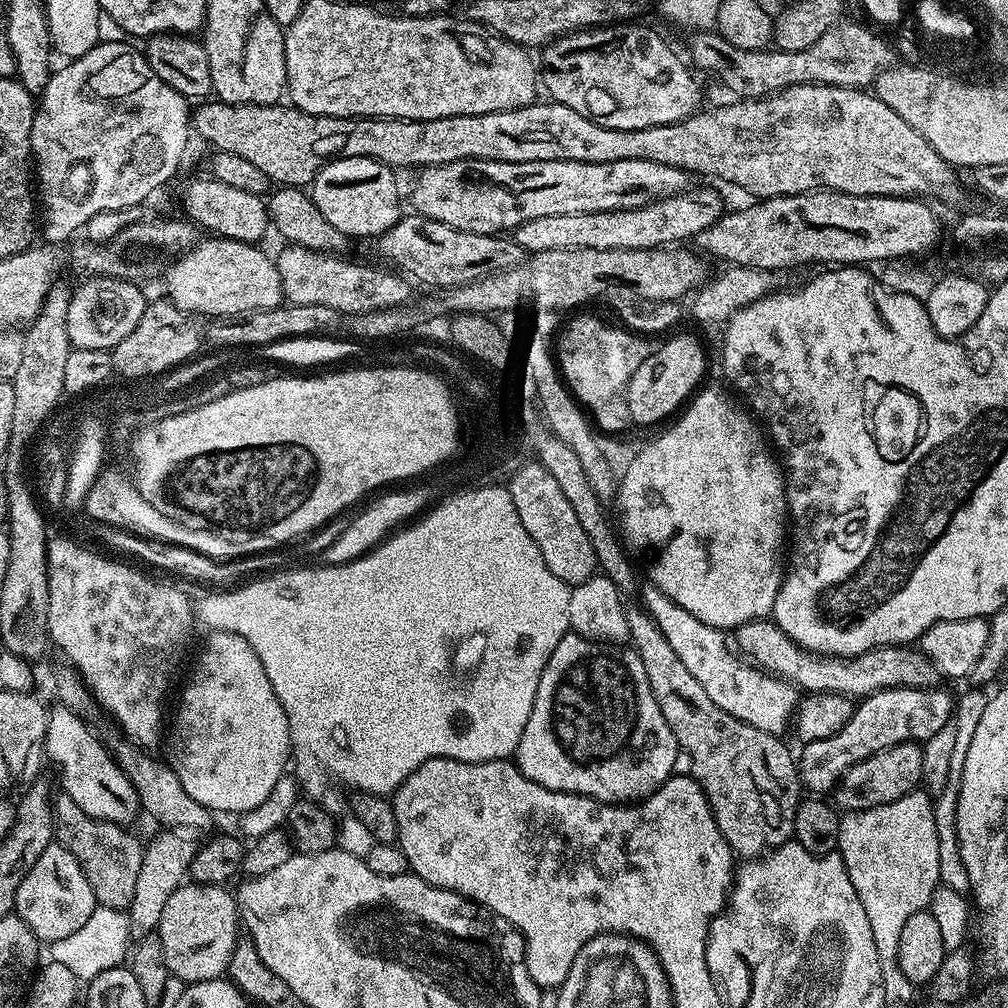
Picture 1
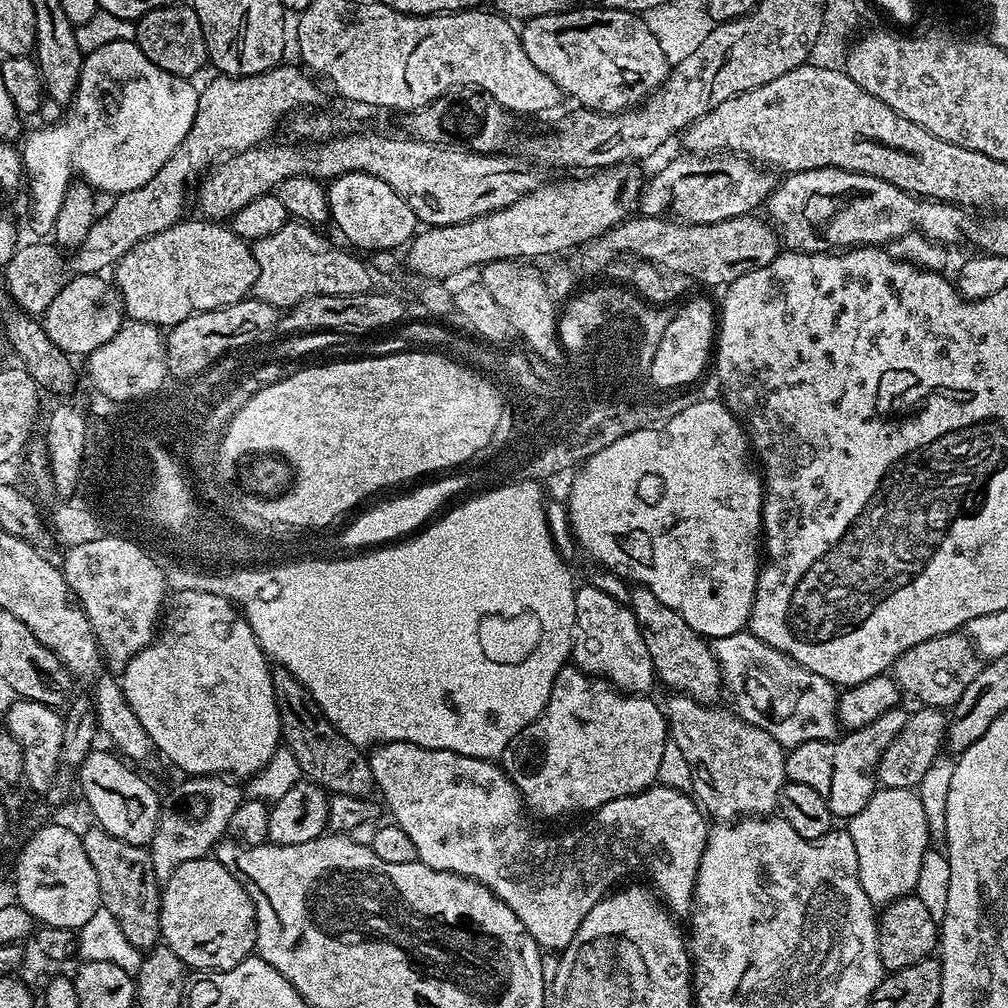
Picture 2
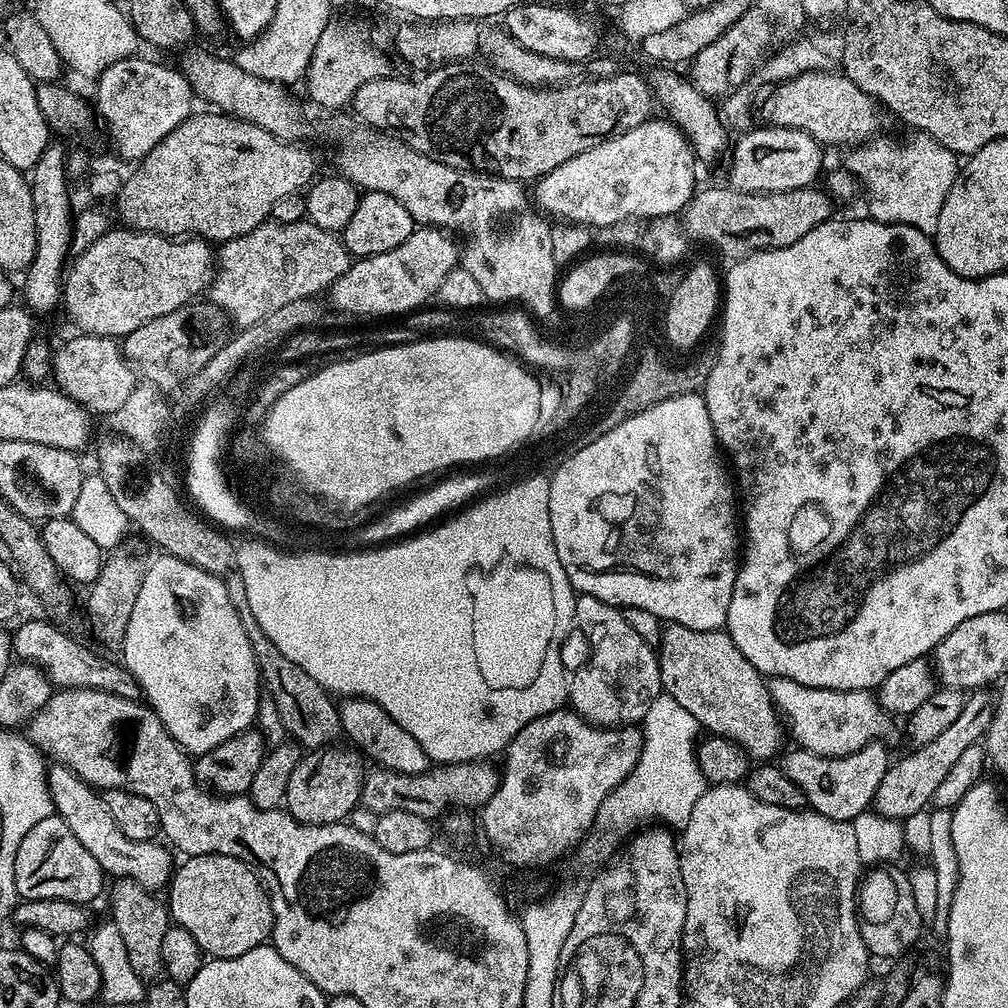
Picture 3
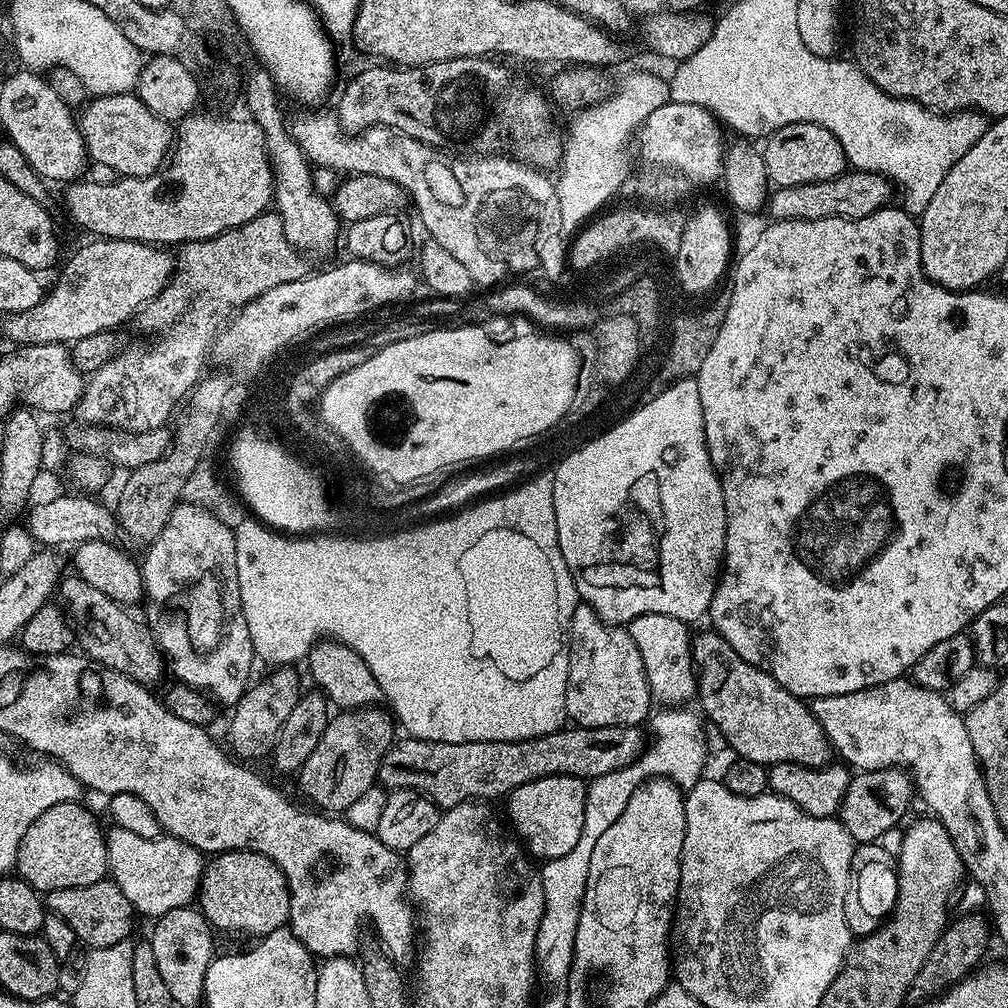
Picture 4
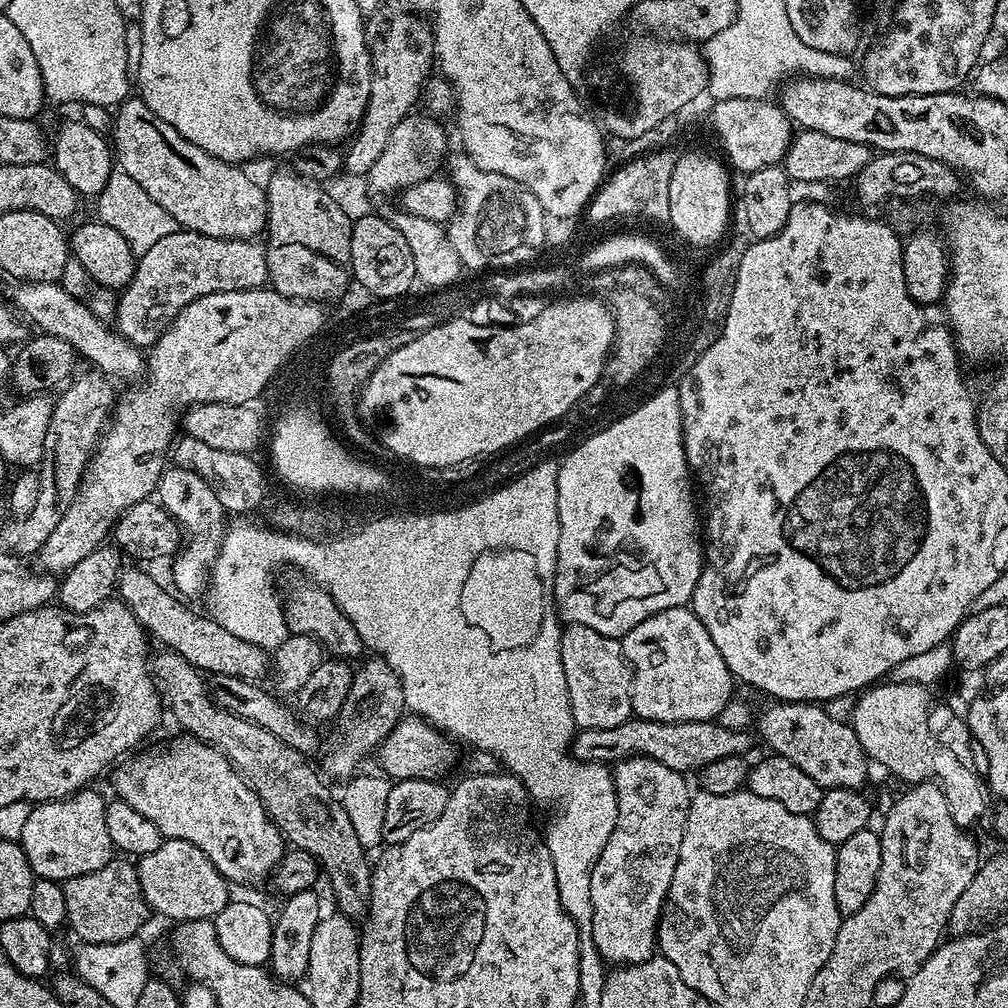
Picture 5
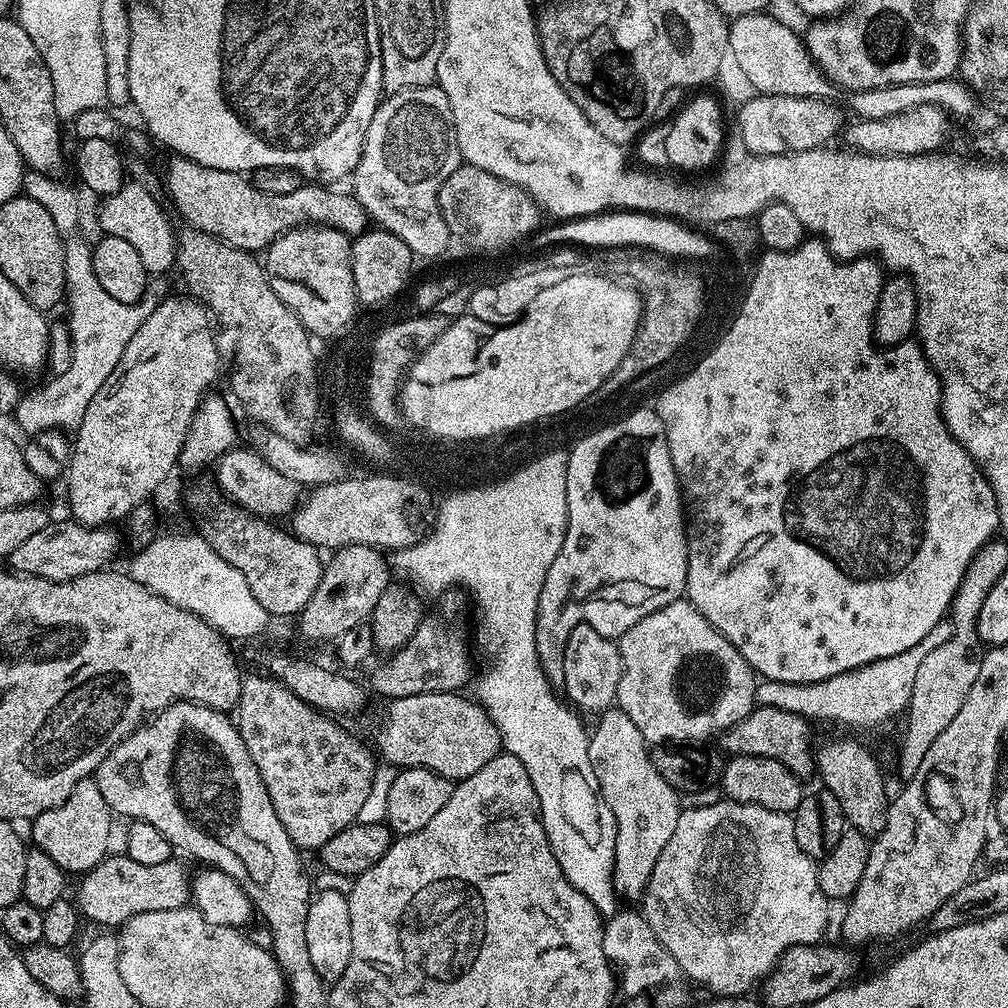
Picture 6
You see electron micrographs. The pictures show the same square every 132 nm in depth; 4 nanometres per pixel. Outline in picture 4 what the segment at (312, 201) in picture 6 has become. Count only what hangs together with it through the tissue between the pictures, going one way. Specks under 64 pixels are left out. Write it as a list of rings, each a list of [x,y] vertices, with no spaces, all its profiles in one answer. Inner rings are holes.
[[[132,92],[89,99],[79,109],[78,123],[88,160],[109,165],[117,177],[151,176],[164,167],[174,143],[173,125],[150,111]]]

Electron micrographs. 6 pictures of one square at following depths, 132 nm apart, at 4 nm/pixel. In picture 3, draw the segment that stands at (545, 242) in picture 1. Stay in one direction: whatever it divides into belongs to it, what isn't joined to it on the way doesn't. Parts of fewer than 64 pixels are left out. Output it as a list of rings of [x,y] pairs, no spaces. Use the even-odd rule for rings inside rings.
[[[759,126],[748,132],[732,152],[727,183],[737,192],[785,192],[810,188],[817,183],[825,149],[810,134],[793,128]]]

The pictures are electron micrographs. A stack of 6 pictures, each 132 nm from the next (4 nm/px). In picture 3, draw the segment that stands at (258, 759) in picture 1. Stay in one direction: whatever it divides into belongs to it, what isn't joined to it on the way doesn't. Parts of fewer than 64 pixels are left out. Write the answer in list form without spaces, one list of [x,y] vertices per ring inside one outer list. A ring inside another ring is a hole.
[[[167,554],[158,555],[156,561],[149,563],[144,570],[142,590],[138,590],[138,599],[134,602],[134,610],[130,610],[130,622],[126,622],[126,634],[122,645],[122,663],[128,669],[130,675],[138,682],[143,699],[149,708],[155,712],[156,717],[166,726],[166,730],[178,742],[178,746],[193,757],[205,756],[214,751],[222,742],[234,738],[240,732],[249,731],[257,723],[256,711],[260,709],[260,697],[262,695],[262,681],[260,671],[254,658],[254,650],[250,646],[250,638],[246,638],[244,620],[234,610],[233,603],[227,594],[227,586],[214,573],[207,572],[190,561],[180,560],[176,556]]]

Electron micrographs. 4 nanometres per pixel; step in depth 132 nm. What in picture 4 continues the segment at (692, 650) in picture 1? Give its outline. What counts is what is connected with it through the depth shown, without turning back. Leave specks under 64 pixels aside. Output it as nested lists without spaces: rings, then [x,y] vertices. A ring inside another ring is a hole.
[[[908,678],[863,688],[854,694],[817,696],[810,707],[831,742],[833,753],[845,765],[861,772],[883,768],[913,772],[916,768],[916,740],[924,740],[924,734],[926,742],[922,742],[922,746],[926,750],[942,752],[938,756],[968,756],[964,750],[974,750],[970,734],[964,736],[964,716],[953,710],[947,695],[924,688]]]

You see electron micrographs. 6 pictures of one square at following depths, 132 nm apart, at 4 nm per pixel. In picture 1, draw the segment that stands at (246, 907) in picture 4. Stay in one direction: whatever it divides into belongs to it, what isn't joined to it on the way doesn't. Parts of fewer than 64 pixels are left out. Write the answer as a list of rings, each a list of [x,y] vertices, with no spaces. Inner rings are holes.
[[[185,882],[170,894],[162,910],[158,935],[162,954],[169,973],[185,985],[203,980],[219,980],[227,973],[228,963],[234,954],[242,921],[235,895],[218,884]]]

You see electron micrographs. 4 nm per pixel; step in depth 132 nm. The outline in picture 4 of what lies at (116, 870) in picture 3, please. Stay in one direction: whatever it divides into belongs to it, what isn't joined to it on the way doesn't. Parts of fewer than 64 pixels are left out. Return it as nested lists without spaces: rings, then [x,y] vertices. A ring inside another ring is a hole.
[[[112,826],[106,832],[106,850],[110,879],[118,886],[118,890],[122,890],[122,894],[126,894],[139,915],[141,912],[144,916],[157,918],[167,911],[191,905],[197,899],[206,860],[197,848],[182,842],[177,836],[161,834],[154,838],[142,838],[139,834],[130,834],[130,830]]]

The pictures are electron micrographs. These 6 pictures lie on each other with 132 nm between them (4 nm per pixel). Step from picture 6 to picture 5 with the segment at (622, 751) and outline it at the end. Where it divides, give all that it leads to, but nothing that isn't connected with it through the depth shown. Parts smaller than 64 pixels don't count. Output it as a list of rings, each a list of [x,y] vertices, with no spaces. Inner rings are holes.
[[[627,756],[616,761],[611,774],[616,791],[616,825],[610,834],[610,842],[602,846],[602,854],[598,854],[598,862],[594,862],[594,870],[590,874],[590,944],[601,961],[623,966],[641,964],[657,951],[656,927],[660,924],[660,909],[664,907],[674,878],[678,846],[682,846],[693,793],[688,792],[688,784],[684,781],[687,779],[681,773],[670,770],[670,766],[662,766],[662,762],[654,762],[654,758]]]

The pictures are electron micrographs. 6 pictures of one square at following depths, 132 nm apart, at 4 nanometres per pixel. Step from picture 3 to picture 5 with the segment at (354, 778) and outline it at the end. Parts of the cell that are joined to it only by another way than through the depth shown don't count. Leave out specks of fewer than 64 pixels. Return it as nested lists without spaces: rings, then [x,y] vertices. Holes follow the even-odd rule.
[[[368,658],[361,668],[357,667],[352,674],[350,694],[346,694],[346,702],[342,702],[340,713],[336,715],[334,727],[340,737],[328,748],[324,756],[323,771],[332,776],[348,778],[357,771],[356,768],[364,760],[367,752],[375,753],[380,743],[387,738],[390,730],[405,715],[404,695],[398,674],[383,658]]]

